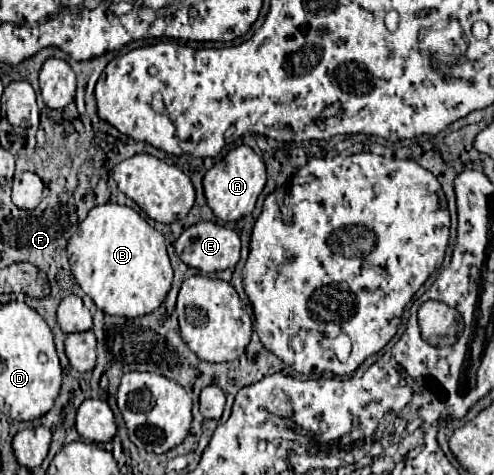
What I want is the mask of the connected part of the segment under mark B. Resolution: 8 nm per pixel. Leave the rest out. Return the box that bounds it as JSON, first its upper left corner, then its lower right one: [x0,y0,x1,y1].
[67,203,173,315]

